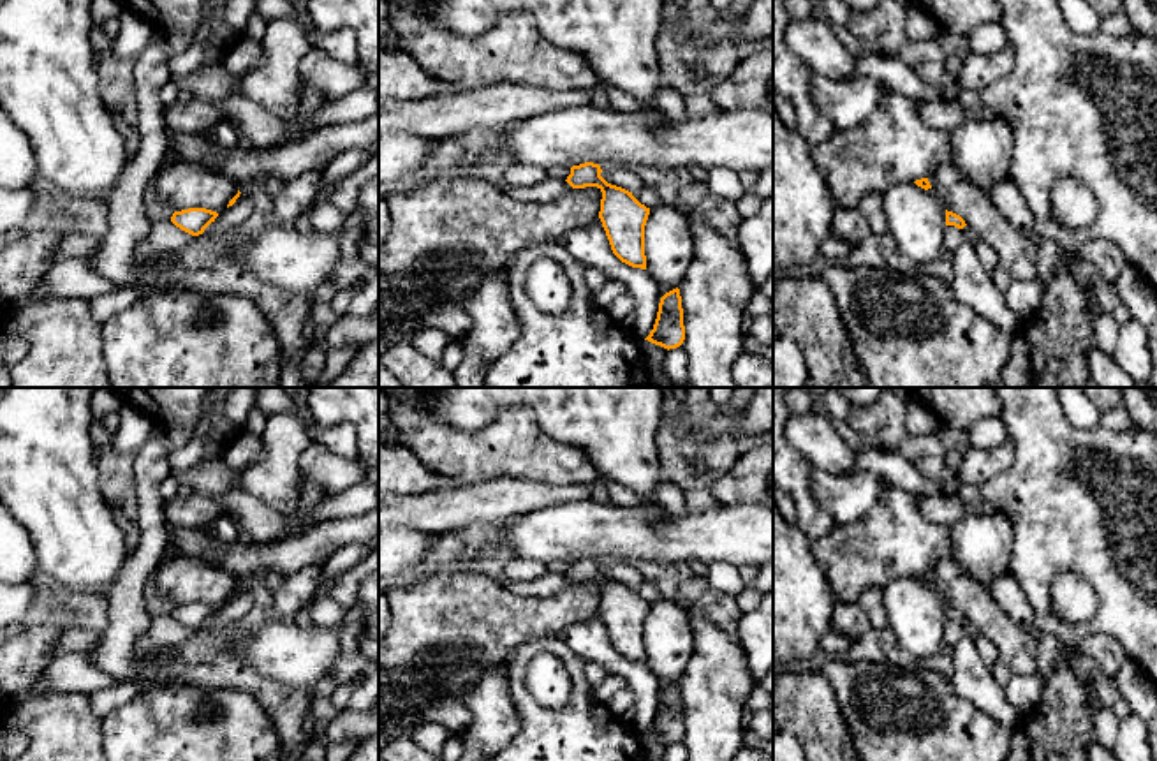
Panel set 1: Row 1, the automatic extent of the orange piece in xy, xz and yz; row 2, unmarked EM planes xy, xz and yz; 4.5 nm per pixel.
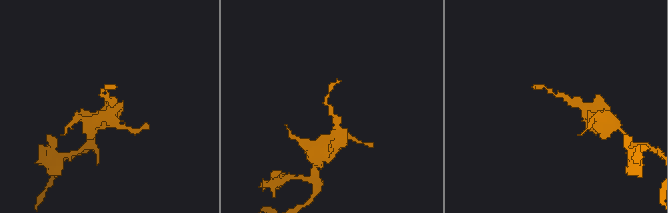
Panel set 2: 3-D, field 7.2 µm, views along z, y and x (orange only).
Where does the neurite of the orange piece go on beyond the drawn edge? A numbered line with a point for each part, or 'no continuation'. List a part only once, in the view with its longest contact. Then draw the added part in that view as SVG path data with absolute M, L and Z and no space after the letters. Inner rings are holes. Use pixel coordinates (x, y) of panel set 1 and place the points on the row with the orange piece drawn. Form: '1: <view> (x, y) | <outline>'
no continuation

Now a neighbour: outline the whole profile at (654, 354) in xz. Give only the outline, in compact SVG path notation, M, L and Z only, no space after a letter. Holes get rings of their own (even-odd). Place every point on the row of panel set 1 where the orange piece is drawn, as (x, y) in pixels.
M641 340L641 347L646 358L646 372L648 372L652 386L674 388L674 384L662 375L662 361L667 349L655 345L648 340Z

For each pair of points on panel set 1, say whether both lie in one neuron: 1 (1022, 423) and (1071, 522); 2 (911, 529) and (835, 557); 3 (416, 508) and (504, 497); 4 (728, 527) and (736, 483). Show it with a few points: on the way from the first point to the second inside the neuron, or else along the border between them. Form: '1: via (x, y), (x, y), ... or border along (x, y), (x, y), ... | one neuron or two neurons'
1: via (1046, 448), (1053, 458), (1053, 476), (1071, 497) | one neuron
2: via (891, 541), (854, 555) | one neuron
3: via (437, 508), (456, 508), (483, 501) | one neuron
4: border along (717, 502), (754, 504) | two neurons

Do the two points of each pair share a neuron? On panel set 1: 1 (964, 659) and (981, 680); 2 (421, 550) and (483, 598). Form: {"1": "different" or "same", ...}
{"1": "same", "2": "different"}

